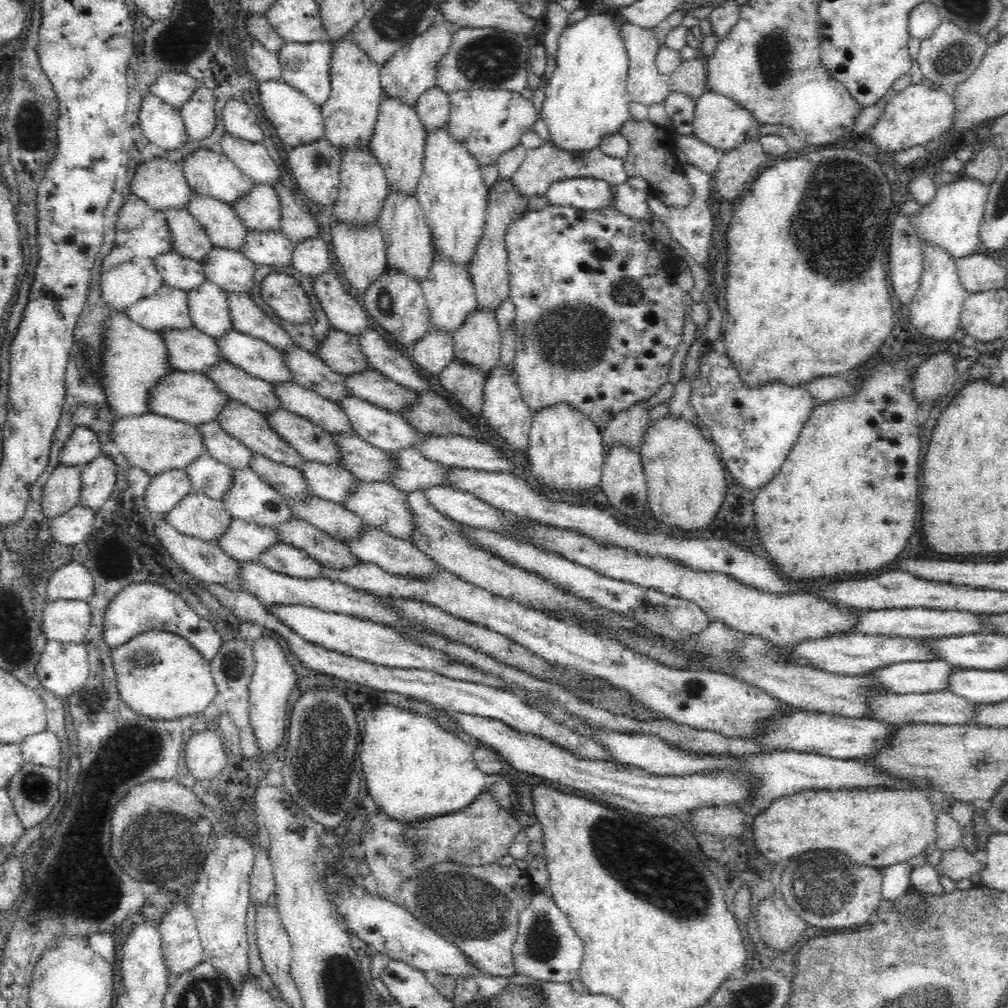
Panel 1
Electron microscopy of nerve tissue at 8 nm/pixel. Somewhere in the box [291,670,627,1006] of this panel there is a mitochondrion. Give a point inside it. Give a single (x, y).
(462, 904)

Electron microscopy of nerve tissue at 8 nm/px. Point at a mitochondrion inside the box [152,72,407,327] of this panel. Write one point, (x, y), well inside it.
(384, 300)

